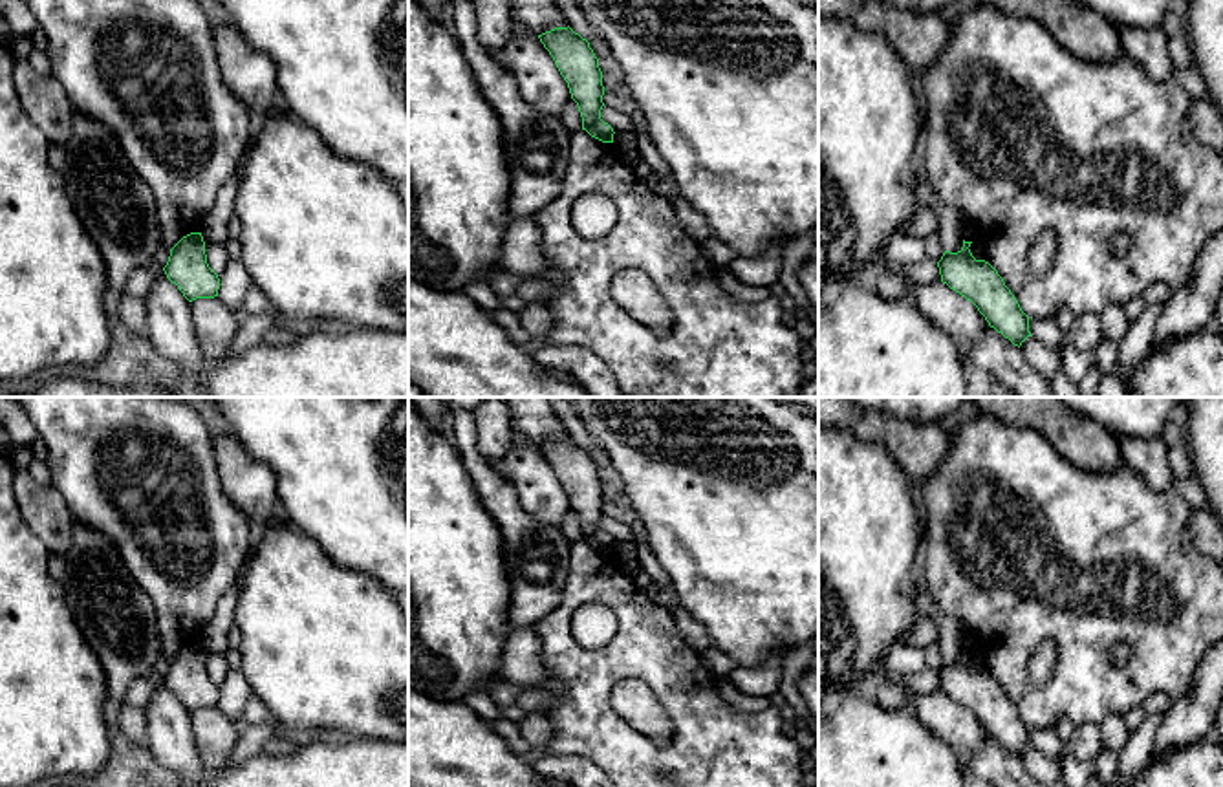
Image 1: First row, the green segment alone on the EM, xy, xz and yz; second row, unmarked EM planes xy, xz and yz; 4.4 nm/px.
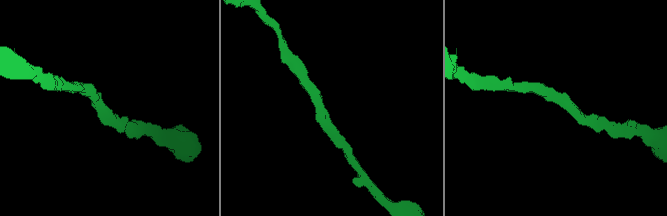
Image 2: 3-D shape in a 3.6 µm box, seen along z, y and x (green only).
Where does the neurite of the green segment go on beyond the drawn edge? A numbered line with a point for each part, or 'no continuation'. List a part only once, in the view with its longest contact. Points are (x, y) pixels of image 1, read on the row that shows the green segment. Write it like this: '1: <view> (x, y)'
no continuation

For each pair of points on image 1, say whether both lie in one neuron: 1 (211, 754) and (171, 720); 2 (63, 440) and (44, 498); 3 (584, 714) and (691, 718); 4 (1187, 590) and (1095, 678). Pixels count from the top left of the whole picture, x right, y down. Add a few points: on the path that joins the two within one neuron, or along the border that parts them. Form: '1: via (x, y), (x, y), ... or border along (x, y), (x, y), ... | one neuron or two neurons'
1: border along (189, 712), (194, 745), (207, 767) | two neurons
2: border along (52, 484), (74, 520) | two neurons
3: via (614, 743), (623, 753), (669, 753), (674, 747) | one neuron
4: via (1183, 619), (1125, 678) | one neuron

